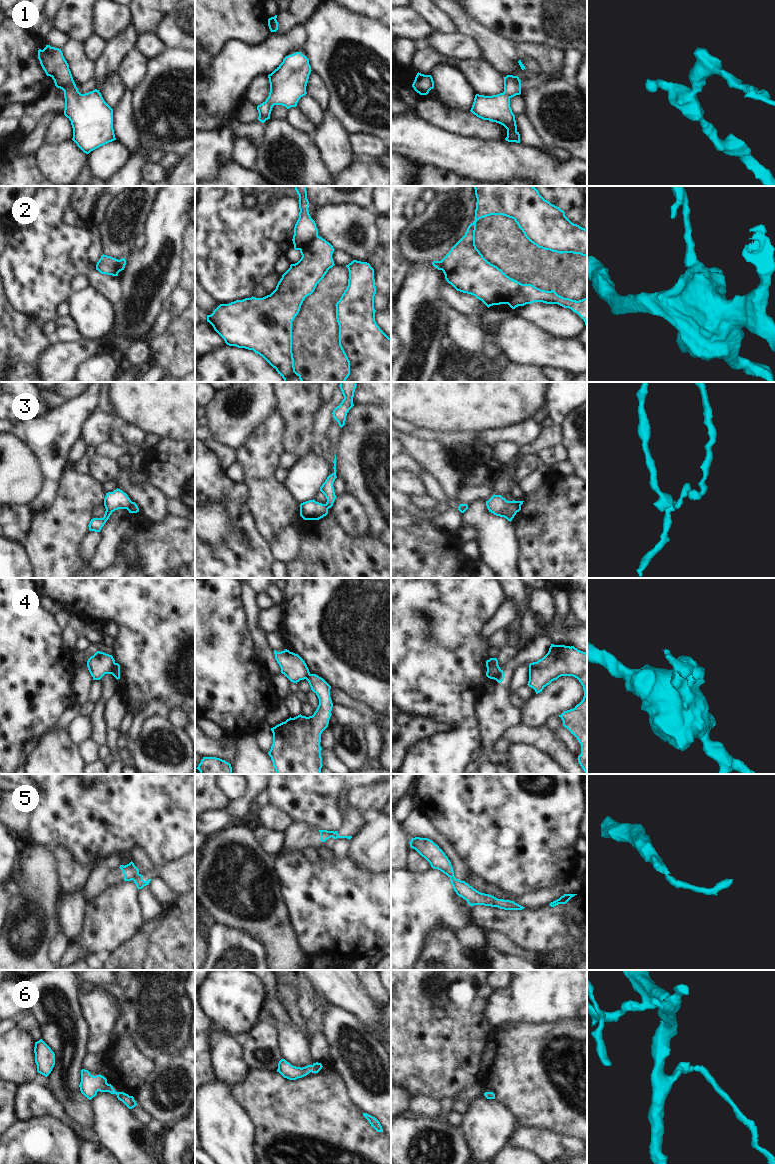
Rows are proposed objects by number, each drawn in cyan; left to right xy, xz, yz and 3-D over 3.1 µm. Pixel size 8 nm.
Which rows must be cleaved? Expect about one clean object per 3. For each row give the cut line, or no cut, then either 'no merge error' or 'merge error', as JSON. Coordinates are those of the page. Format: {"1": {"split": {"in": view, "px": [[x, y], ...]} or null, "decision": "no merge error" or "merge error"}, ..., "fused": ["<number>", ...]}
{"1": {"split": null, "decision": "no merge error"}, "2": {"split": {"in": "xz", "px": [[317, 235], [299, 249]]}, "decision": "merge error"}, "3": {"split": {"in": "xy", "px": [[131, 501], [127, 509]]}, "decision": "merge error"}, "4": {"split": {"in": "xy", "px": [[115, 663], [110, 673]]}, "decision": "merge error"}, "5": {"split": {"in": "xy", "px": [[138, 873], [132, 879]]}, "decision": "merge error"}, "6": {"split": null, "decision": "no merge error"}, "fused": ["2", "3", "4", "5"]}

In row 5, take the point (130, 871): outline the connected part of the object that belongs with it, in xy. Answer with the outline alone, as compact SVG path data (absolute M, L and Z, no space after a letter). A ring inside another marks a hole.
M132 861L125 866L120 865L119 868L123 871L124 881L131 881L139 874L139 869L134 865Z

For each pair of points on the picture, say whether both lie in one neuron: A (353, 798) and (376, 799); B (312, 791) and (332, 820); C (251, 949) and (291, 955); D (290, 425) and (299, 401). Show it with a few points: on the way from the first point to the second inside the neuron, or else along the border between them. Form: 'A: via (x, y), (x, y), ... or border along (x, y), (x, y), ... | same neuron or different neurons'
A: via (359, 798), (370, 798) | same neuron
B: via (312, 798), (325, 813) | same neuron
C: border along (249, 934), (263, 947), (266, 959) | different neurons
D: via (293, 419), (296, 407) | same neuron

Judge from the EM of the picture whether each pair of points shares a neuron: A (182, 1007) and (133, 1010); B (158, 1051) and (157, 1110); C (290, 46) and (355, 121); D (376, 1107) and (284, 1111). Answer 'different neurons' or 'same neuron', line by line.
A: same neuron
B: different neurons
C: different neurons
D: different neurons

